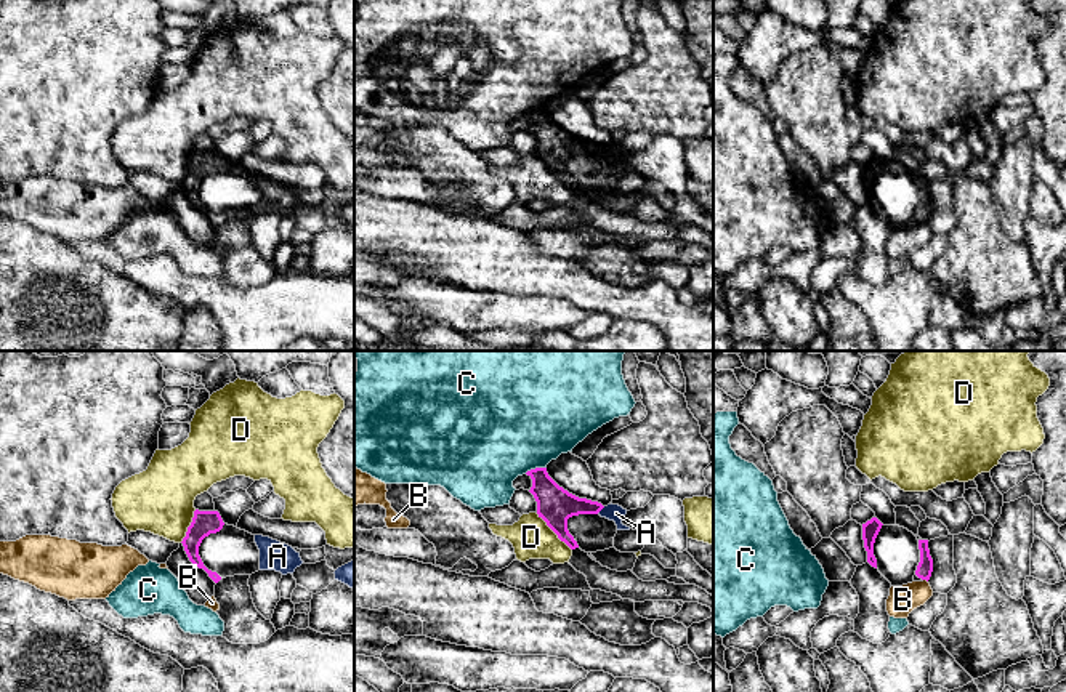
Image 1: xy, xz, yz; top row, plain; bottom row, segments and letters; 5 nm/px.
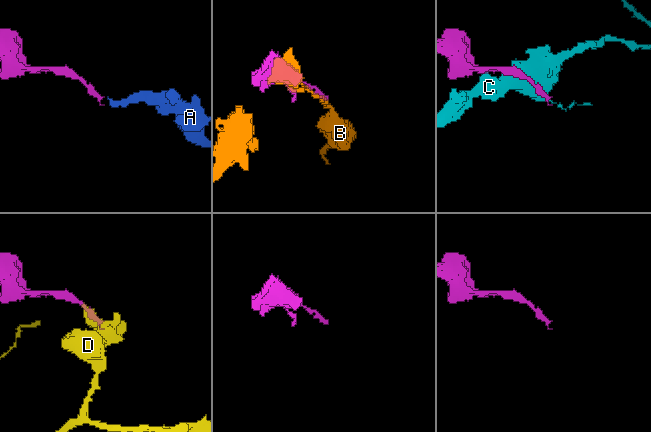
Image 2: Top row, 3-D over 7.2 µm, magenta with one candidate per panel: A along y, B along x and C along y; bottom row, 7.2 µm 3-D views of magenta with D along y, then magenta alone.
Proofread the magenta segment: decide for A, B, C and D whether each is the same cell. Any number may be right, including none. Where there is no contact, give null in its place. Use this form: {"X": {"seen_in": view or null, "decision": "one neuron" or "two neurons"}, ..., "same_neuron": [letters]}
{"A": {"seen_in": "xz", "decision": "one neuron"}, "B": {"seen_in": "yz", "decision": "two neurons"}, "C": {"seen_in": "xz", "decision": "two neurons"}, "D": {"seen_in": "xz", "decision": "two neurons"}, "same_neuron": ["A"]}

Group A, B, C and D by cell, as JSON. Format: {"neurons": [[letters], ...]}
{"neurons": [["A"], ["B"], ["C"], ["D"]]}

